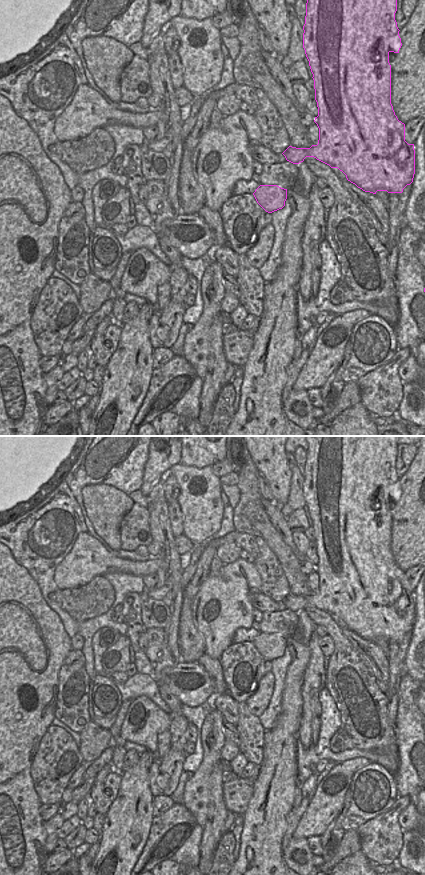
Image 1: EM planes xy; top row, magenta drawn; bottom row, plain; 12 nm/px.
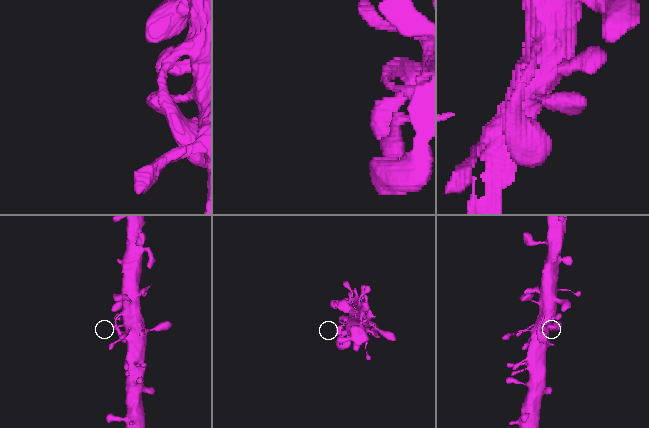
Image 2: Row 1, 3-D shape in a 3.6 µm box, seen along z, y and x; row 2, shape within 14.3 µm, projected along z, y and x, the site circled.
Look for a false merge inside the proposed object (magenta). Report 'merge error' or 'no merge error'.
no merge error

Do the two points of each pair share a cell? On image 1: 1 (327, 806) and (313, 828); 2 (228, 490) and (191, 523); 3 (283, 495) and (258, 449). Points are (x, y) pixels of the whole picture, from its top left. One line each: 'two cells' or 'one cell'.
1: one cell
2: two cells
3: one cell

